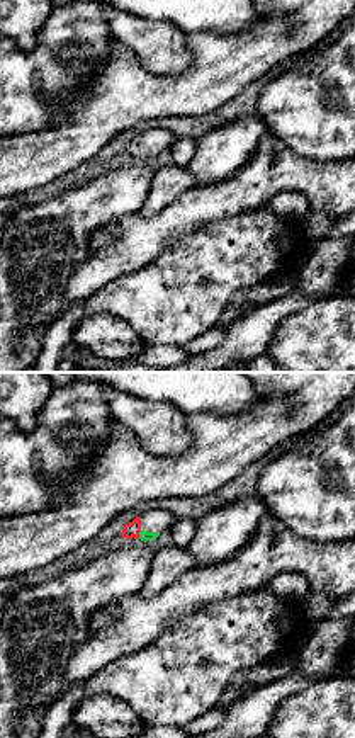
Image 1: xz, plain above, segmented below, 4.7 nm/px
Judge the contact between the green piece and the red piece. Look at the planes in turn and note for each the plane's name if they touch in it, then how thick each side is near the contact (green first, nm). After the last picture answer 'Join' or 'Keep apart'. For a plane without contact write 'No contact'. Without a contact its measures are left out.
Touches green in xz. Thickness 50 nm (green) against 70 nm

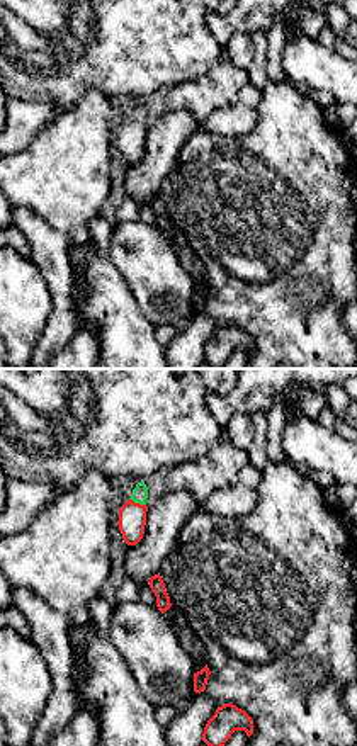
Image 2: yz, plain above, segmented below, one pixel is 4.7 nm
Touches green in yz. Thickness 80 nm (green) against 130 nm

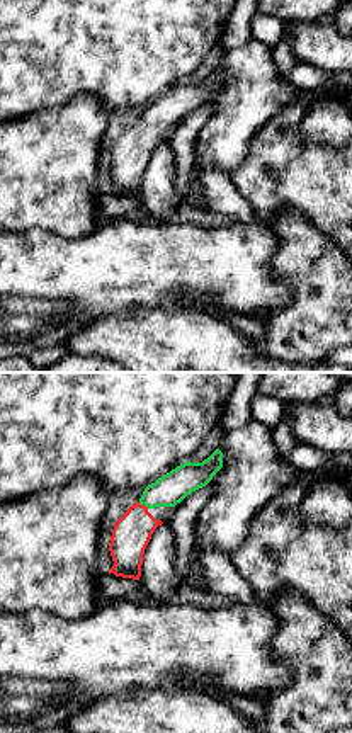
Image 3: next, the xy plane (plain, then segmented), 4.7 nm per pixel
Touches green in xy. Thickness 150 nm (green) against 180 nm

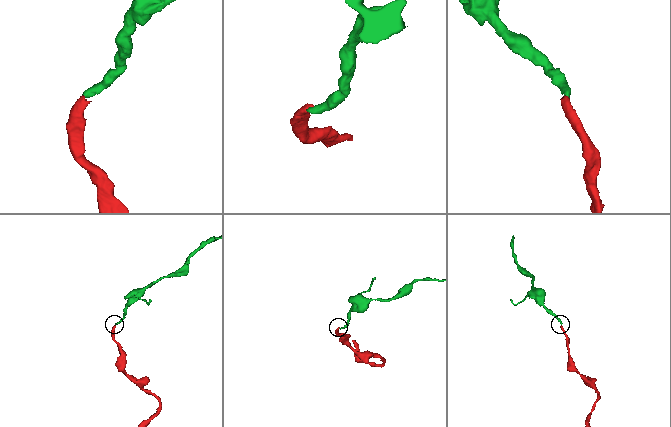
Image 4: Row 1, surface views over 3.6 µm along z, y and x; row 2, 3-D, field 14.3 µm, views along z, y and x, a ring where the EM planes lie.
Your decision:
Join

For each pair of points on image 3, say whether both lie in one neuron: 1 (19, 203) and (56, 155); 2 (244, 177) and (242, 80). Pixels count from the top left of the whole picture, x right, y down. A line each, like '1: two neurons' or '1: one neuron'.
1: one neuron
2: two neurons

